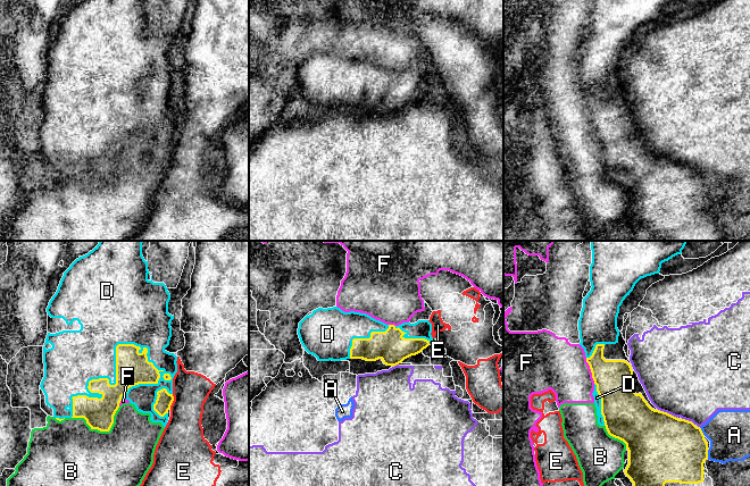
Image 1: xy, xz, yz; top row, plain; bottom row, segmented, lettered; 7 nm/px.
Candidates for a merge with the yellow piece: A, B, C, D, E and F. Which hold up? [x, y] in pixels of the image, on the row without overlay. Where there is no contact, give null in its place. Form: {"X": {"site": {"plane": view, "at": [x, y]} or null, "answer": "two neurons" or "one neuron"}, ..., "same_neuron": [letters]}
{"A": {"site": {"plane": "yz", "at": [707, 199]}, "answer": "two neurons"}, "B": {"site": {"plane": "xy", "at": [101, 176]}, "answer": "two neurons"}, "C": {"site": {"plane": "yz", "at": [668, 159]}, "answer": "two neurons"}, "D": {"site": {"plane": "xy", "at": [116, 127]}, "answer": "one neuron"}, "E": {"site": {"plane": "xy", "at": [173, 145]}, "answer": "two neurons"}, "F": {"site": {"plane": "yz", "at": [591, 116]}, "answer": "two neurons"}, "same_neuron": ["D"]}

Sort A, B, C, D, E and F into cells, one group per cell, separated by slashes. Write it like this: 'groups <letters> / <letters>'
groups A C F / B / D / E

